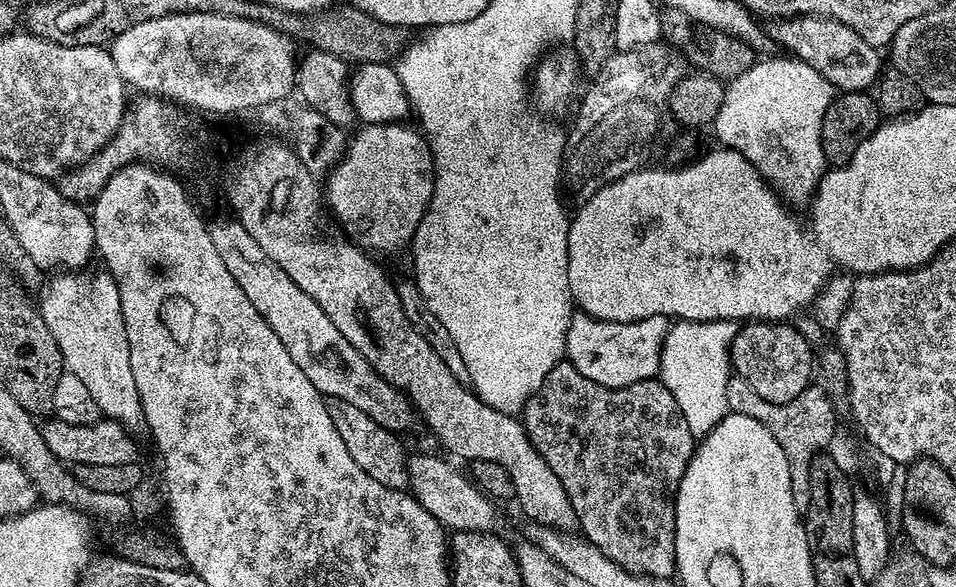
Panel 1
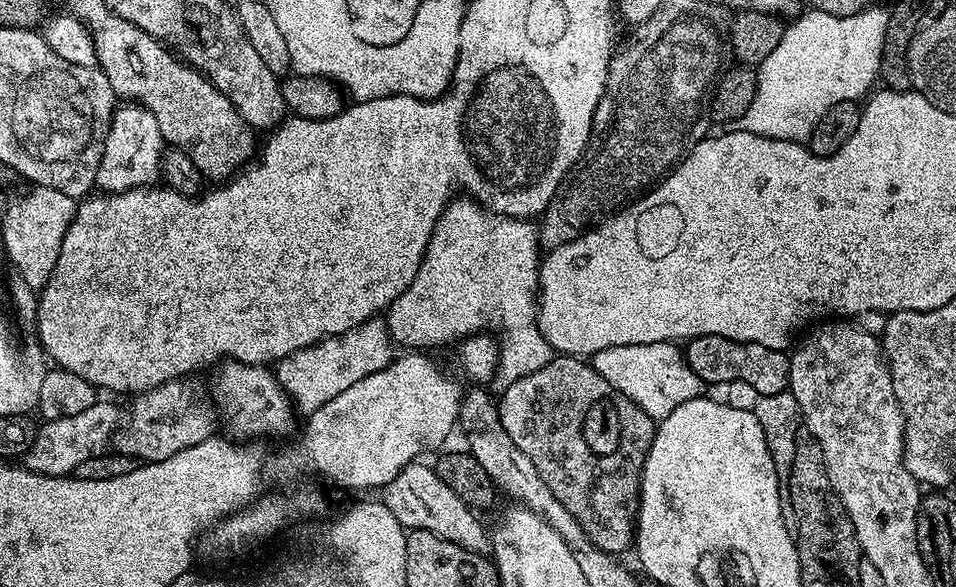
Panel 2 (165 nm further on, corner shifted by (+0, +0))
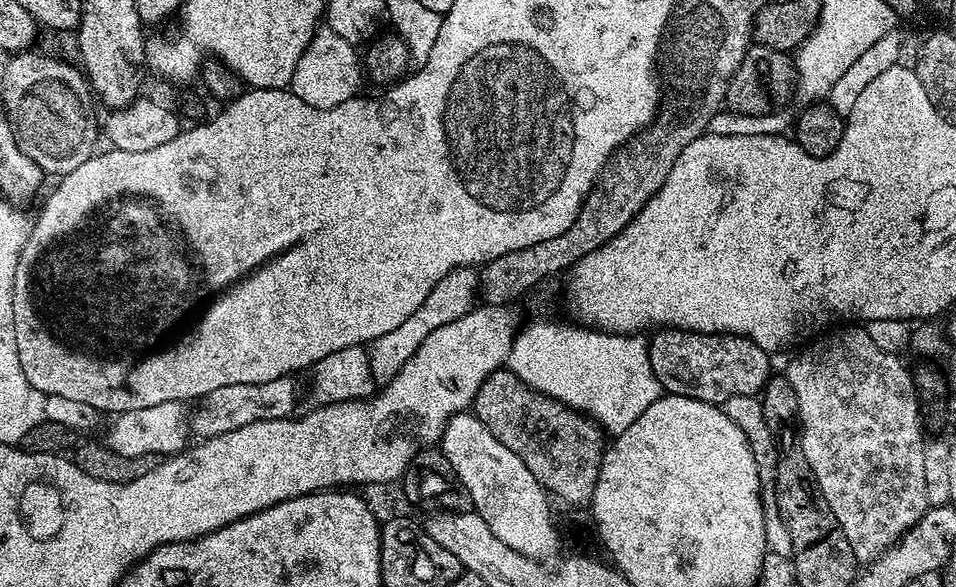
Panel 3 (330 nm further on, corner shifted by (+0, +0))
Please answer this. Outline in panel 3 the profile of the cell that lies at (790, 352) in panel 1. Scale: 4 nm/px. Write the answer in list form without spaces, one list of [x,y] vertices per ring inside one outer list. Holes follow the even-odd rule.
[[[662,328],[648,340],[650,366],[661,389],[670,395],[684,395],[702,402],[723,406],[735,396],[763,393],[770,379],[769,353],[763,352],[746,336],[718,332],[687,332],[681,328]]]

